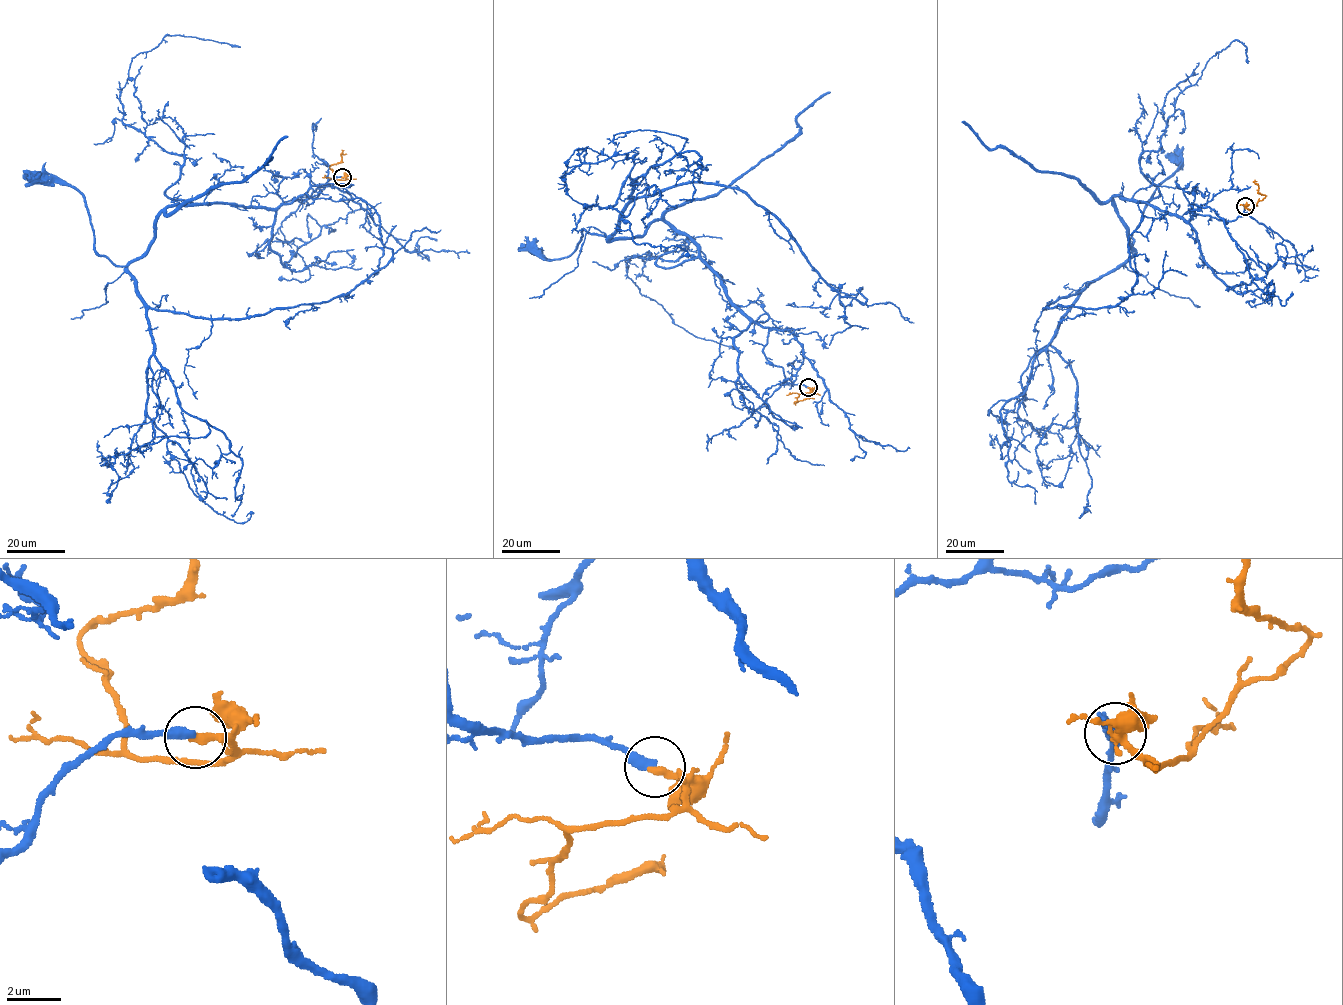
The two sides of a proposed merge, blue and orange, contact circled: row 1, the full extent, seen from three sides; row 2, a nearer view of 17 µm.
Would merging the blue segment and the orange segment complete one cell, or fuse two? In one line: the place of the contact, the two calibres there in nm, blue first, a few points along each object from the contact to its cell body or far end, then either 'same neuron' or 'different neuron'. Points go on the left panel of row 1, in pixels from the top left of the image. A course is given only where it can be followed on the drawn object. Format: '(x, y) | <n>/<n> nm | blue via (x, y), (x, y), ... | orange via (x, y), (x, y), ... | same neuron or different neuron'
(342, 177) | 400/300 nm | blue via (342, 177), (168, 206), (126, 269), (149, 307), (230, 319), (390, 259), (359, 198), (306, 204) | orange via (342, 177), (346, 178), (335, 179), (330, 167), (340, 162), (342, 150) | same neuron

